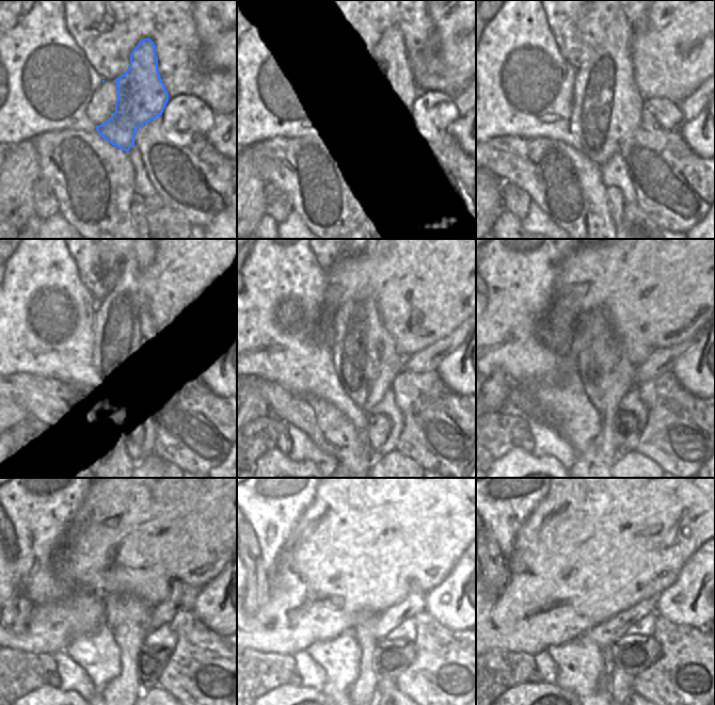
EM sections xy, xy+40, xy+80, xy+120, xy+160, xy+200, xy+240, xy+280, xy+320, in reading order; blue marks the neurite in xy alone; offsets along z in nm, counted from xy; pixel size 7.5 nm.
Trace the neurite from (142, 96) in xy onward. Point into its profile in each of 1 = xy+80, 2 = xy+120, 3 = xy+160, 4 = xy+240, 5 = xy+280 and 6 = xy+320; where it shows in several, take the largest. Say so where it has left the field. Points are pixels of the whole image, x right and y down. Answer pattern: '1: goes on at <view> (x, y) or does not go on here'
1: goes on at xy+80 (607, 109)
2: goes on at xy+120 (128, 353)
3: goes on at xy+160 (365, 357)
4: goes on at xy+240 (127, 618)
5: goes on at xy+280 (364, 691)
6: goes on at xy+320 (605, 679)

